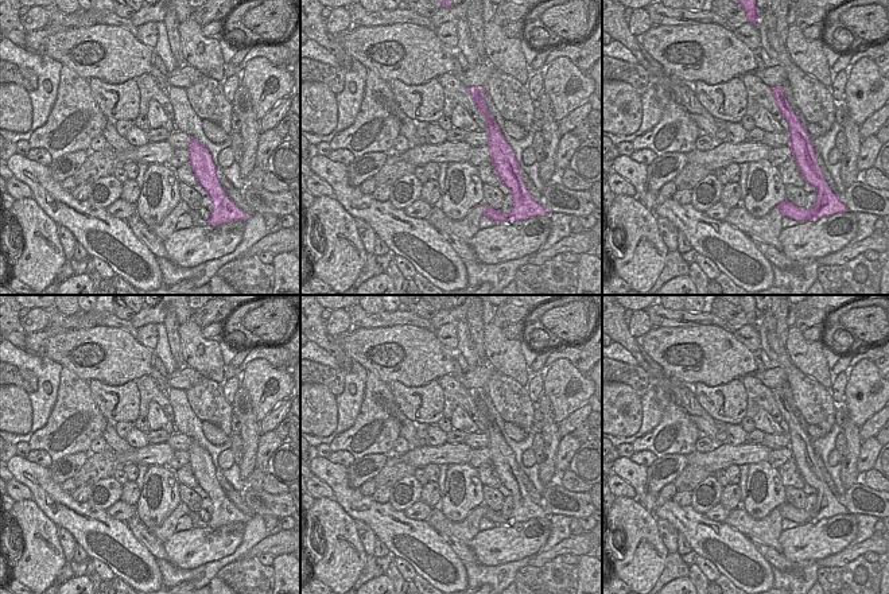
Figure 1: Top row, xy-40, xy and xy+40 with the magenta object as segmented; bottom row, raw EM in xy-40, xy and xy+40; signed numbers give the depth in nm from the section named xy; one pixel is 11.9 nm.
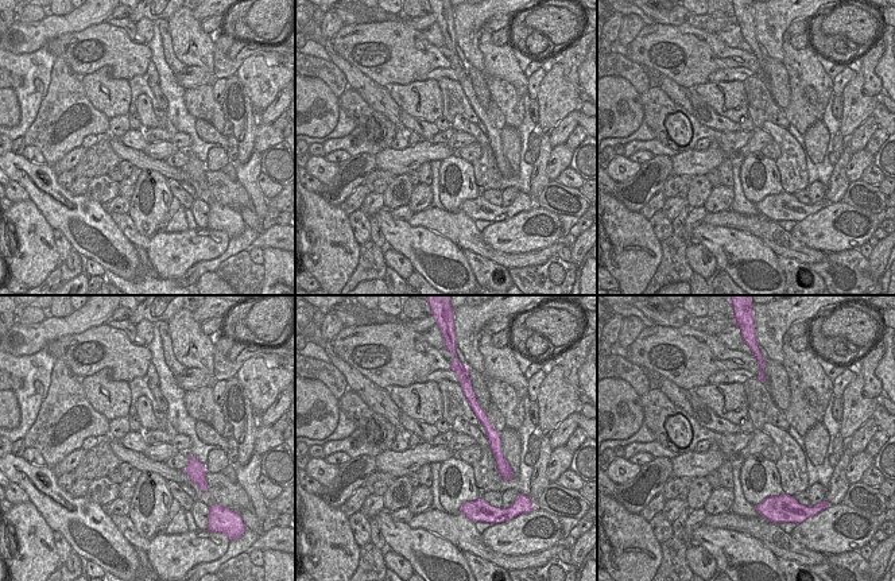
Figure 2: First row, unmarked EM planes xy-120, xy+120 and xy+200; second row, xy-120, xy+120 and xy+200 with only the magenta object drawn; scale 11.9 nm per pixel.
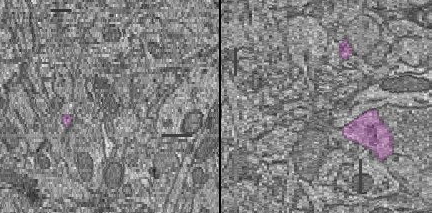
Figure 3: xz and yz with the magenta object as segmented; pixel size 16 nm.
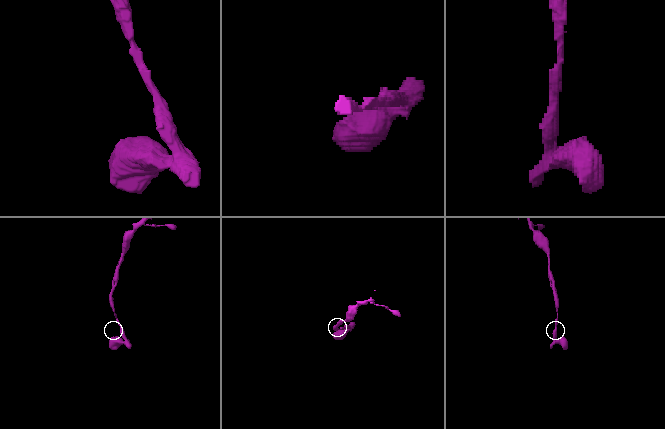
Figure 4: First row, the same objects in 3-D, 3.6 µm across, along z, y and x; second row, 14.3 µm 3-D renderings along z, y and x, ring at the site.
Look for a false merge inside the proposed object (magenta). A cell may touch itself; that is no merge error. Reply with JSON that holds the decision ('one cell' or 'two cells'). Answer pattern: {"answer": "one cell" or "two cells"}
{"answer": "one cell"}

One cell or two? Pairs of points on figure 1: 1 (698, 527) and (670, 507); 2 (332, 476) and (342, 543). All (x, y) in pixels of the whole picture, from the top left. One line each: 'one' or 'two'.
1: one
2: two

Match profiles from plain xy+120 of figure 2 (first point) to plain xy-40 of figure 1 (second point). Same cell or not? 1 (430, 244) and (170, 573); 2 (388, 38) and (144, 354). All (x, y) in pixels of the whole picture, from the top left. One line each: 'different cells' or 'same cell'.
1: different cells
2: same cell

